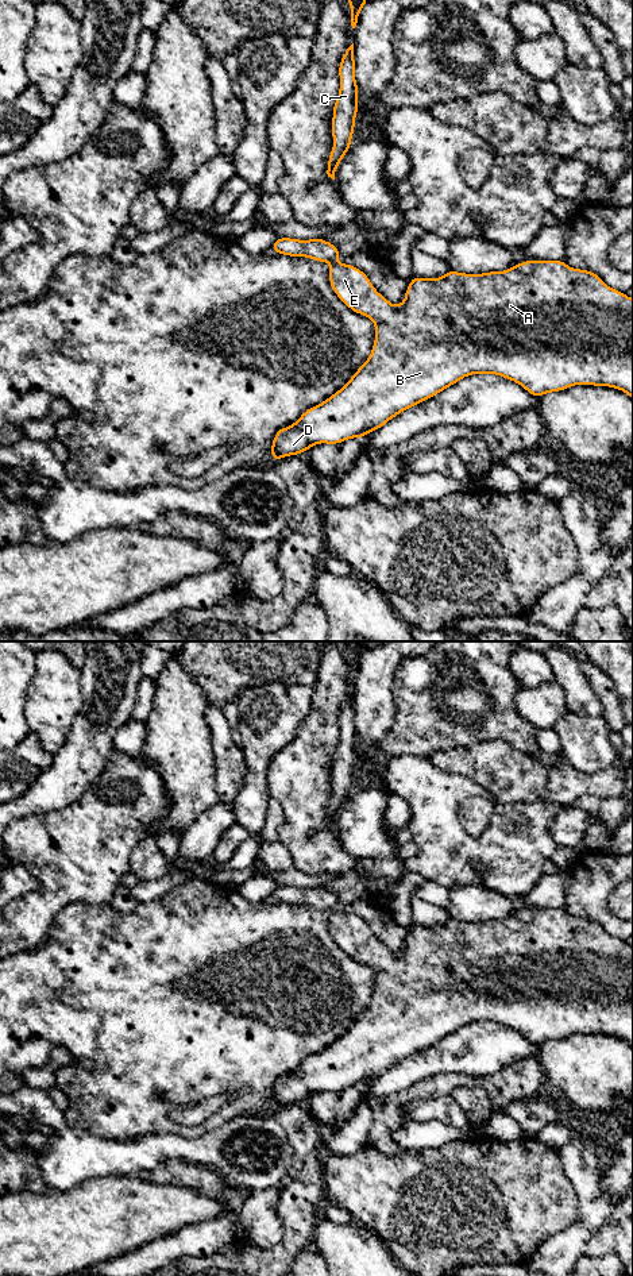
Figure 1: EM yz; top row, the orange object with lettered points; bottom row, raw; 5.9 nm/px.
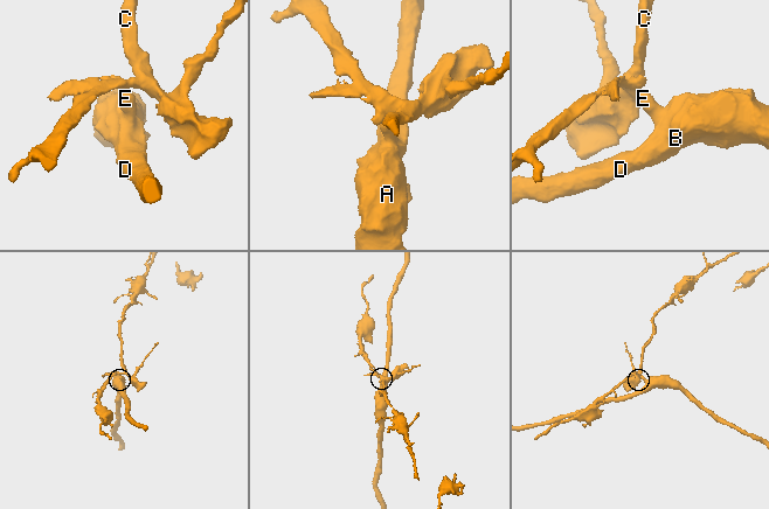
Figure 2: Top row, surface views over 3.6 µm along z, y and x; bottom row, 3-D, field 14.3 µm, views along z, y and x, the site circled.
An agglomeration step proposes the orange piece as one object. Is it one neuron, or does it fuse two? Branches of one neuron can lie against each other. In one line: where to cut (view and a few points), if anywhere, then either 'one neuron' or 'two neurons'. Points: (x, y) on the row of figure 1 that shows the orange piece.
cut yz (334, 261), (331, 263); two neurons

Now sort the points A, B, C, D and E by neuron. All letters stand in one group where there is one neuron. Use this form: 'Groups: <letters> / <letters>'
Groups: A B D E / C

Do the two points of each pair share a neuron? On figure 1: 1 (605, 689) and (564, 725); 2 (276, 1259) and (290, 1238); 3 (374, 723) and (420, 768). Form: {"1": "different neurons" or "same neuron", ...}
{"1": "different neurons", "2": "same neuron", "3": "different neurons"}

